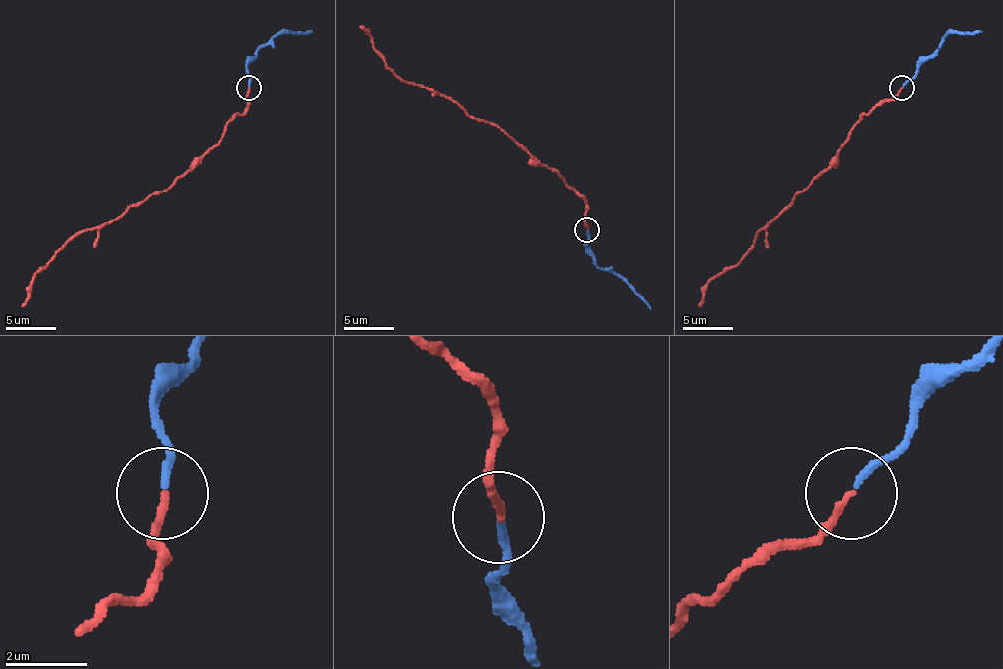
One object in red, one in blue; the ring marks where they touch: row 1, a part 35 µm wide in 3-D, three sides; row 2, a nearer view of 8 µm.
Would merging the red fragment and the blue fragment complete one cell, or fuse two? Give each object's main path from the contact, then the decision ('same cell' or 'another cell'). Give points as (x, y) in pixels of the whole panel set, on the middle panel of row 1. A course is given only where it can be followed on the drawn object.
red via (587, 229), (585, 201), (555, 171), (537, 164), (505, 131), (470, 116), (445, 96), (403, 81), (360, 27) | blue via (587, 231), (585, 249), (600, 268), (610, 268), (650, 308) | another cell

